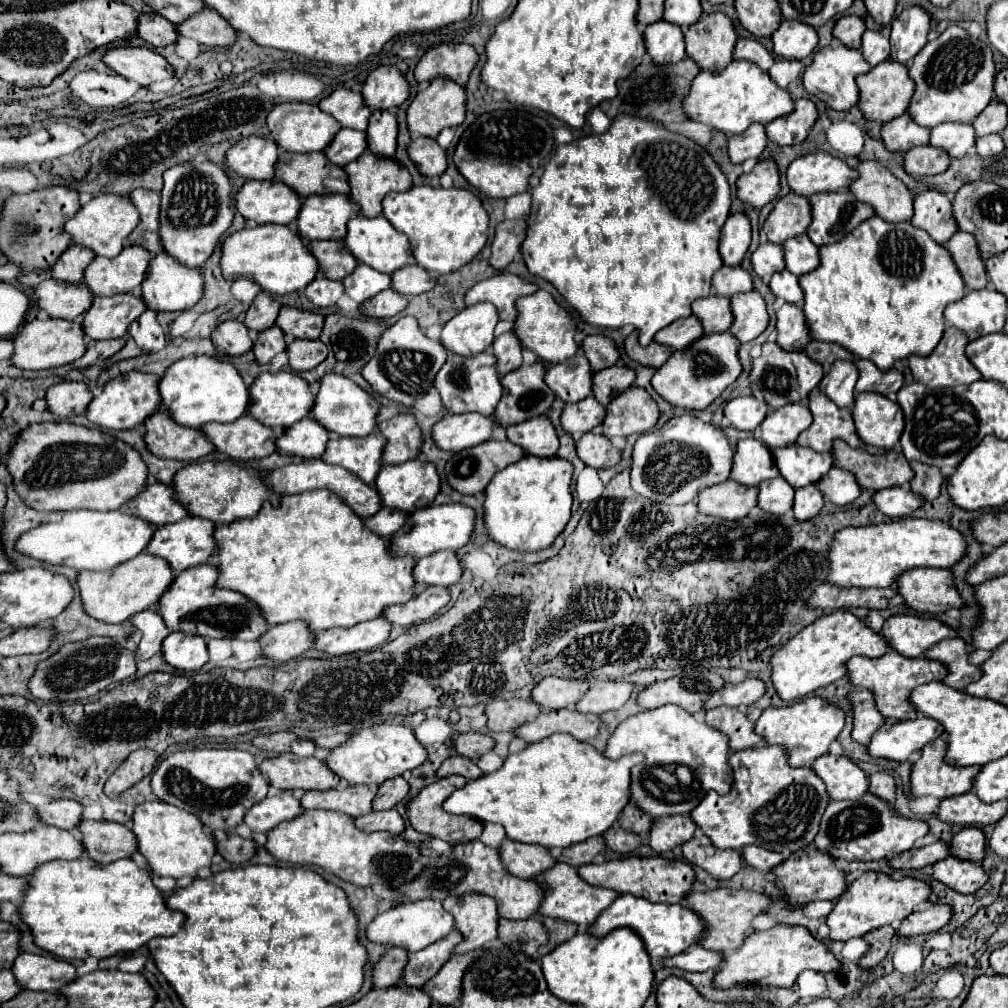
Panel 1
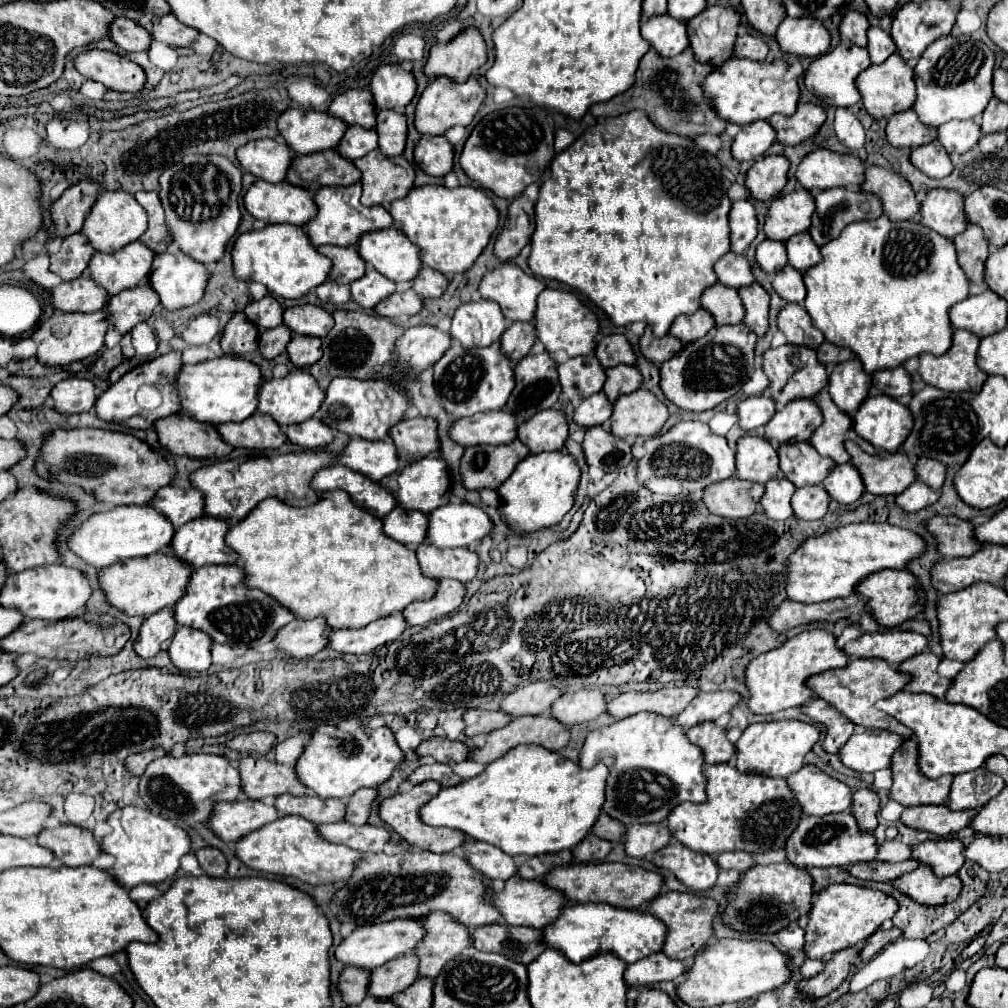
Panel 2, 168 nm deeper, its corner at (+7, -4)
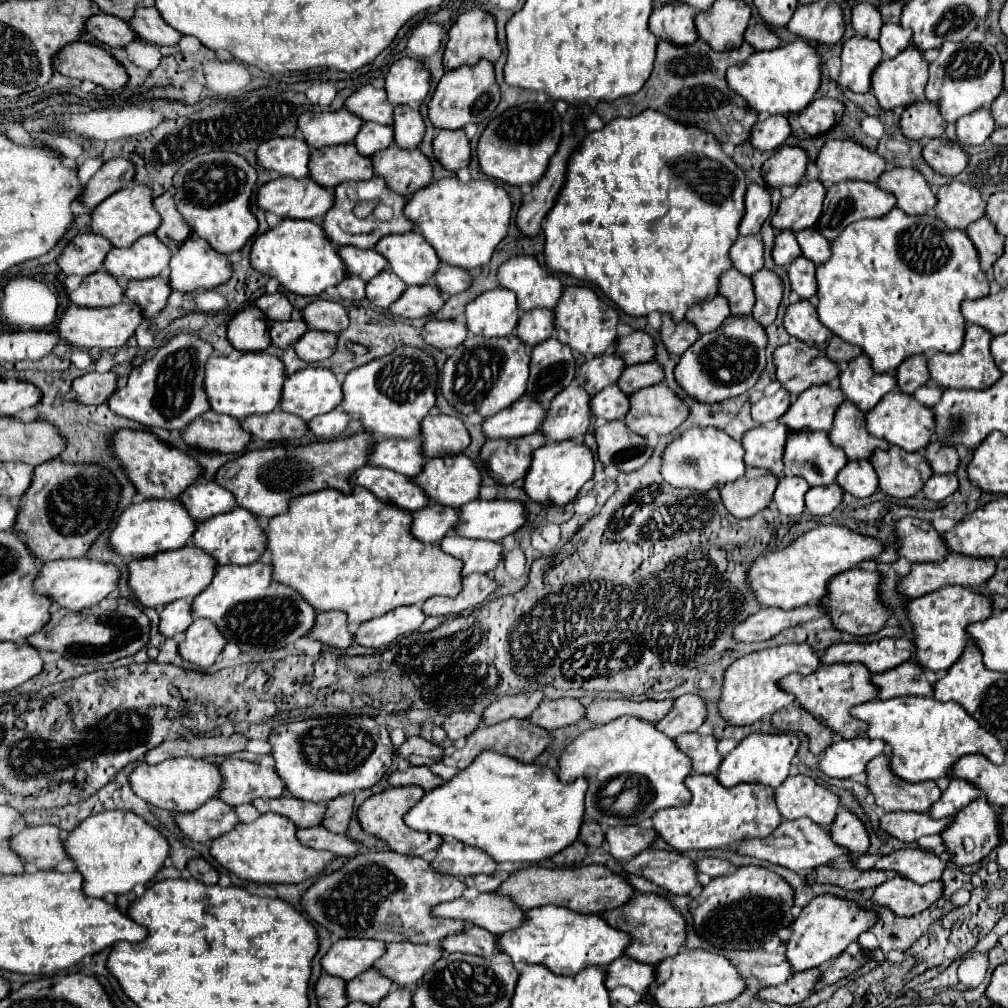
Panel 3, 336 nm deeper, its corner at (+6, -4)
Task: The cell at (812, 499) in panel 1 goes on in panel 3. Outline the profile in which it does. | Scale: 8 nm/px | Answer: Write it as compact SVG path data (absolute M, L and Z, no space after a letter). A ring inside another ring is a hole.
M832 482L830 486L814 486L806 494L806 508L814 516L826 516L834 508L838 508L838 504L842 502L842 496L844 496L844 490L836 482Z

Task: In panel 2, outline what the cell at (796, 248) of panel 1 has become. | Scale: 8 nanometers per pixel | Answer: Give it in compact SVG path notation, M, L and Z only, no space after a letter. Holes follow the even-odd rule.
M801 232L801 234L791 236L785 242L785 248L787 248L789 266L793 266L799 272L809 270L811 266L815 266L815 264L819 264L823 260L821 252L819 252L819 246L813 244L809 232Z

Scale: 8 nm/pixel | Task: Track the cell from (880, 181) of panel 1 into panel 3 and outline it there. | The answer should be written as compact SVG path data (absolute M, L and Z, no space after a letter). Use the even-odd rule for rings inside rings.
M914 168L886 170L876 184L892 192L898 198L898 208L912 216L926 214L936 206L936 194L932 192L926 178Z

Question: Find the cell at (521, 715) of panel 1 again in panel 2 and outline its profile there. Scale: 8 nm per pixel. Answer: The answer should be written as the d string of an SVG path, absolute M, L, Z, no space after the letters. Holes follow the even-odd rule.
M469 708L465 714L463 714L463 720L467 724L465 728L465 734L469 738L485 732L493 732L493 730L499 730L503 726L507 726L513 718L507 714L507 712L489 712L489 710L479 710L479 708Z

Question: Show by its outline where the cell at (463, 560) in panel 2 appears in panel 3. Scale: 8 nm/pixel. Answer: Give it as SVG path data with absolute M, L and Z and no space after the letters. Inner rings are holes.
M446 536L440 548L464 562L464 576L472 572L490 572L502 560L502 544L494 540L474 540L462 536Z

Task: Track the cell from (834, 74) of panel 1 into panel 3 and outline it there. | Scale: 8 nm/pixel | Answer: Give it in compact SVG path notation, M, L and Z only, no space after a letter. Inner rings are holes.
M854 36L842 46L842 68L838 84L852 92L868 92L874 68L882 62L882 48L876 40Z

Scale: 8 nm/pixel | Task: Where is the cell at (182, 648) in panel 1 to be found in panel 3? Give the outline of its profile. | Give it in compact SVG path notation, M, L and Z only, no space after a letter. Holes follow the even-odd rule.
M206 618L194 620L194 624L186 630L184 640L180 642L178 650L180 656L200 668L208 668L214 664L222 648L226 646L226 638L222 632Z

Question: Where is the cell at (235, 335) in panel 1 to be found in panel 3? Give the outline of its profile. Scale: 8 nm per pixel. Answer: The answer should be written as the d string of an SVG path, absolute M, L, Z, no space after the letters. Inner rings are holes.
M246 306L228 324L228 340L236 350L260 352L270 346L270 320L256 306Z

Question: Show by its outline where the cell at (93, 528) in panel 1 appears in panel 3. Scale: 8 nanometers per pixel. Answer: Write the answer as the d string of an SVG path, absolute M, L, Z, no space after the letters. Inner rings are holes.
M150 498L140 504L132 504L130 508L122 512L116 528L112 530L110 544L122 556L130 556L130 558L152 556L152 554L166 552L166 550L178 550L190 544L196 532L196 526L198 526L198 520L190 516L190 512L180 500Z

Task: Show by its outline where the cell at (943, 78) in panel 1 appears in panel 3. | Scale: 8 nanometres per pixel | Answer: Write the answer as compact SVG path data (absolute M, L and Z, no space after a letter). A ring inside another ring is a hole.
M970 40L950 42L942 46L940 56L930 64L930 80L926 84L926 98L940 104L940 112L946 122L954 124L958 118L978 110L980 106L990 106L1004 88L1002 62L994 46L982 42L974 44Z

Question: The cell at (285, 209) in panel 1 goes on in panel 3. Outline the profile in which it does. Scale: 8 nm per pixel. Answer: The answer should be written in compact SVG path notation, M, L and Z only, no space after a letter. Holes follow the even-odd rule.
M280 176L270 180L258 190L258 206L266 212L274 212L282 218L298 218L298 220L320 220L334 206L334 190L316 184L312 178L292 178Z

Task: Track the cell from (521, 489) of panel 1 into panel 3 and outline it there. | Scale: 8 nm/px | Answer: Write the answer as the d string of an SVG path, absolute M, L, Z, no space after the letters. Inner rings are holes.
M574 440L546 442L542 448L534 452L532 468L524 478L526 494L540 504L558 504L566 506L578 494L578 490L594 476L594 454L586 444L578 444Z

